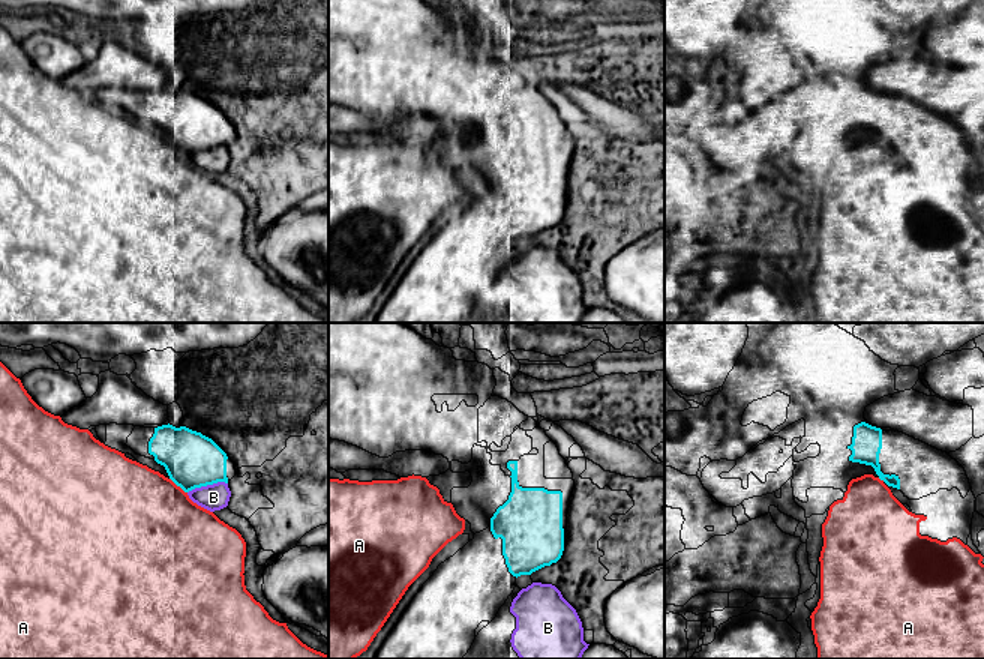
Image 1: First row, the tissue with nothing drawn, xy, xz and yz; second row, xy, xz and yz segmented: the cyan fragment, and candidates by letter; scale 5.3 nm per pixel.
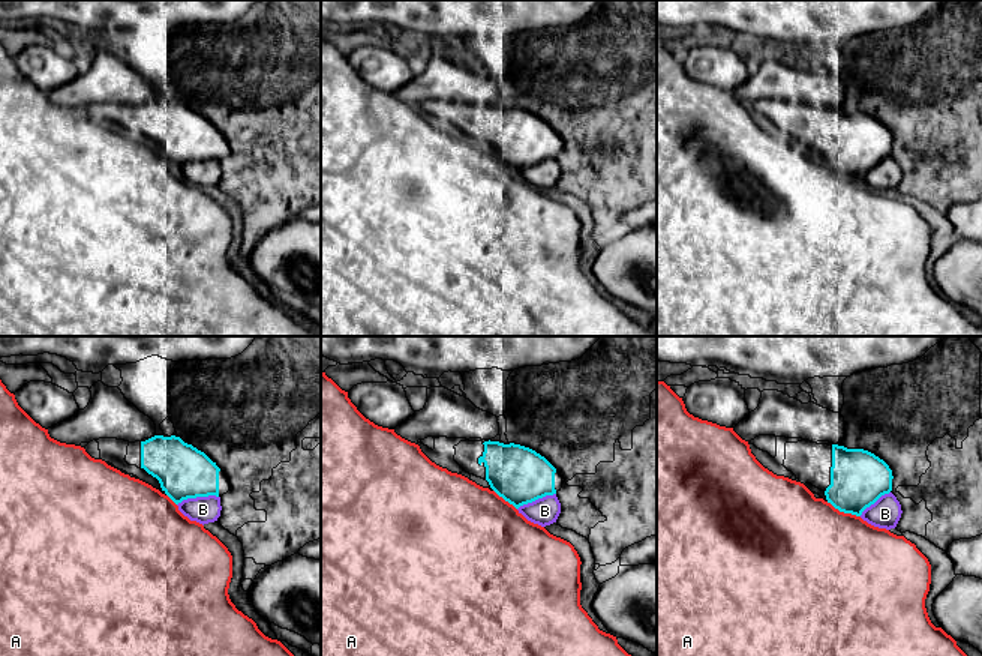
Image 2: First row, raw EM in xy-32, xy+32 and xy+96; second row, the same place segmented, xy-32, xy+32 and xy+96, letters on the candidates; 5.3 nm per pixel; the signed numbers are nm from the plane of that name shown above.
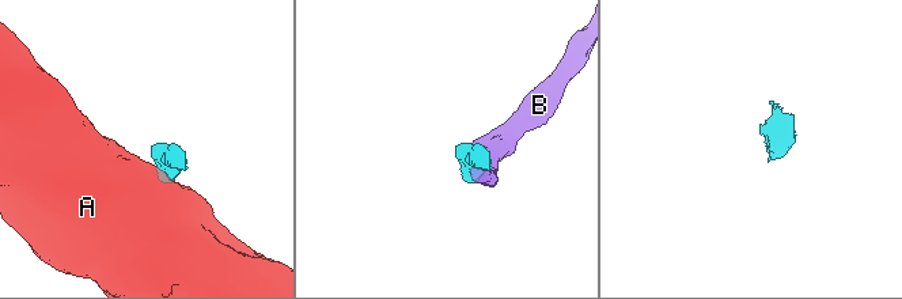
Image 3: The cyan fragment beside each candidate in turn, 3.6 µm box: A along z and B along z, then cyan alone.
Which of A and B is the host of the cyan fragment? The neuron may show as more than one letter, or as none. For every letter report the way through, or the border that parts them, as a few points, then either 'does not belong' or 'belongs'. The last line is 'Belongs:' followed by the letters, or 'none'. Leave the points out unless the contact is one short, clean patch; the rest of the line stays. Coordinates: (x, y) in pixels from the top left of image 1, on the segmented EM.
A: does not belong
B: does not belong
Belongs: none

